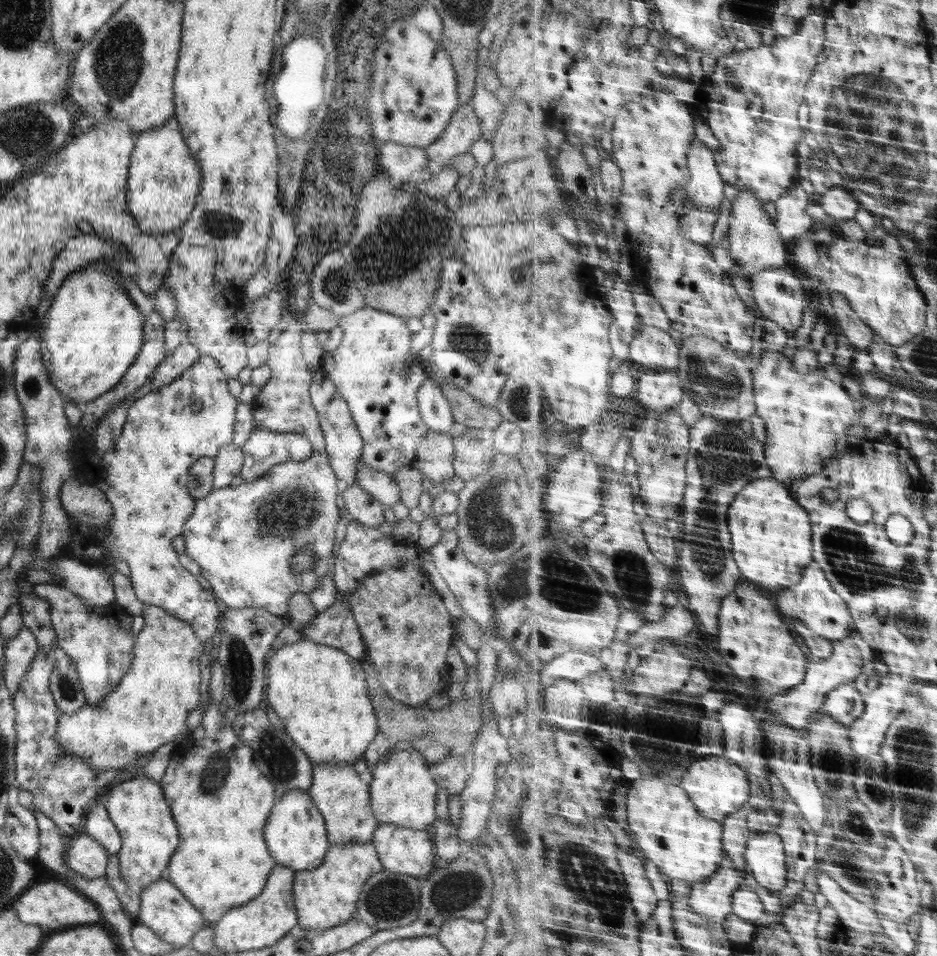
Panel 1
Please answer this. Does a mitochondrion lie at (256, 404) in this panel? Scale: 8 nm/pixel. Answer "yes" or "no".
no

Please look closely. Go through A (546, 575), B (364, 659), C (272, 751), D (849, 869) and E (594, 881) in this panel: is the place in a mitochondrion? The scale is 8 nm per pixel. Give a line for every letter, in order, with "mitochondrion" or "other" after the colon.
A: mitochondrion
B: other
C: mitochondrion
D: mitochondrion
E: mitochondrion

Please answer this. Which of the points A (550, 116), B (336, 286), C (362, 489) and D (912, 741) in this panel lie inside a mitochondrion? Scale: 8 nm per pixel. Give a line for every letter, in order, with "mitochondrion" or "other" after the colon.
A: other
B: mitochondrion
C: other
D: mitochondrion

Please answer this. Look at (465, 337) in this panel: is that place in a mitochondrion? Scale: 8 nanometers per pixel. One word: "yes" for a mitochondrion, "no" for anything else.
yes

